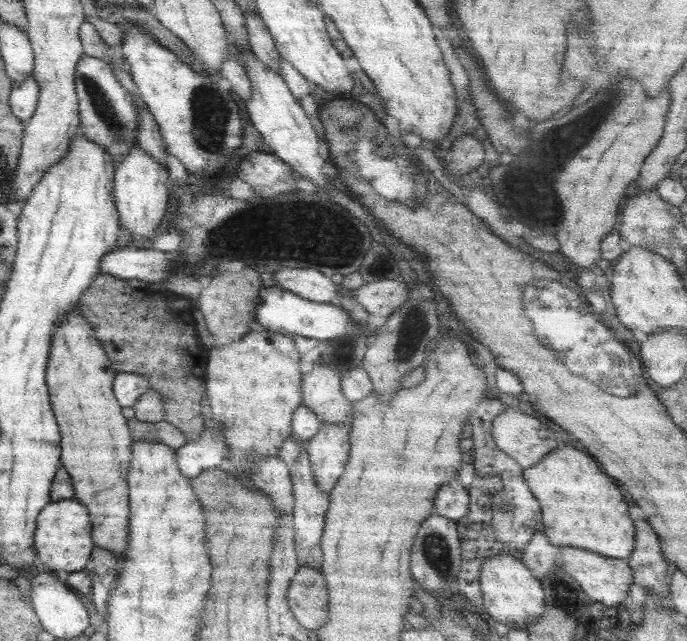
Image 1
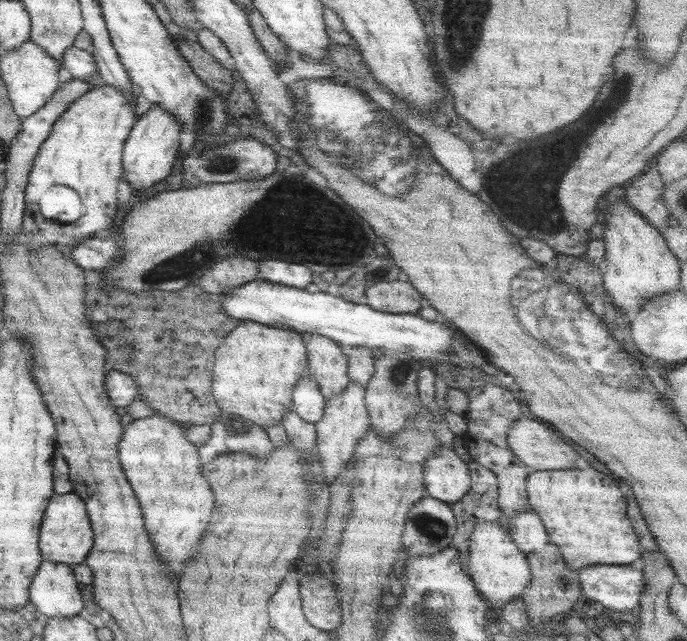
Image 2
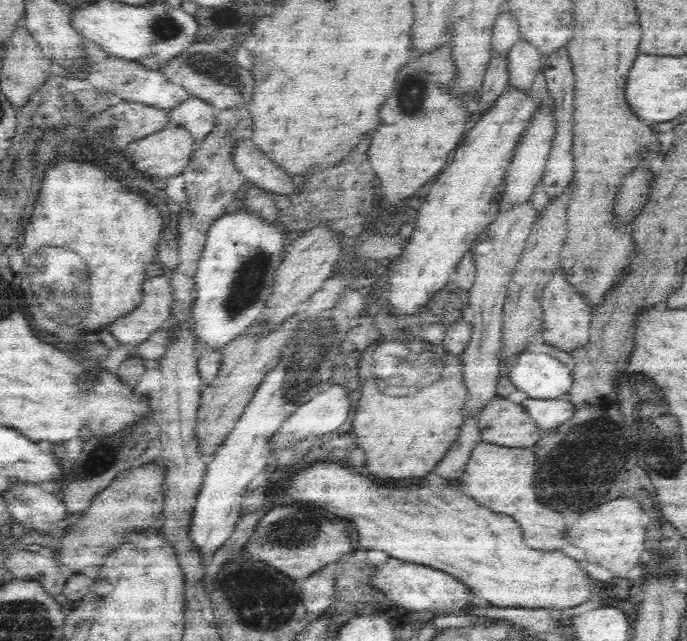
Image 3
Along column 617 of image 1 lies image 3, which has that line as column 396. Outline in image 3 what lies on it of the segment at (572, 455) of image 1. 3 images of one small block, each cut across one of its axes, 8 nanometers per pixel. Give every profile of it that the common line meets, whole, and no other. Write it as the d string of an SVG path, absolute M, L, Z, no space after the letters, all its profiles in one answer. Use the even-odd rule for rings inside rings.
M316 464L314 468L310 468L308 472L302 472L300 476L296 476L292 482L284 482L286 486L286 494L292 494L294 498L302 498L302 500L308 500L312 504L318 504L342 518L348 518L352 520L358 528L358 540L360 540L360 546L368 548L368 550L382 550L382 552L388 552L392 558L400 560L400 562L410 562L410 564L420 564L420 566L428 566L428 568L434 568L434 570L442 570L458 580L462 580L466 586L472 588L472 592L478 596L478 598L484 598L488 602L492 602L492 606L498 606L498 608L528 608L528 610L564 610L564 608L572 608L572 606L580 606L588 600L594 600L594 598L600 598L602 602L610 598L612 594L612 586L610 582L600 582L600 580L594 580L590 578L588 572L582 570L582 566L578 564L578 560L566 556L564 552L560 550L534 550L530 548L526 542L524 542L524 536L522 536L522 528L520 524L512 518L512 516L504 516L504 514L494 514L490 510L486 510L482 504L478 504L474 498L470 496L464 496L460 492L460 488L452 488L452 490L394 490L394 488L388 488L388 486L378 486L374 484L374 480L370 478L364 478L364 476L358 476L342 466L336 466L336 464Z

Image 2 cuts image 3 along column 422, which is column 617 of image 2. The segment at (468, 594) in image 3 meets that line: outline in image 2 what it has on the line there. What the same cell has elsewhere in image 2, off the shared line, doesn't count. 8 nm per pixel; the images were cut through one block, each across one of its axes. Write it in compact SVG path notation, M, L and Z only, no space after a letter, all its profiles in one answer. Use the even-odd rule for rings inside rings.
M587 566L577 570L581 594L589 602L597 602L607 610L625 612L639 606L641 592L645 586L643 572L627 566Z

